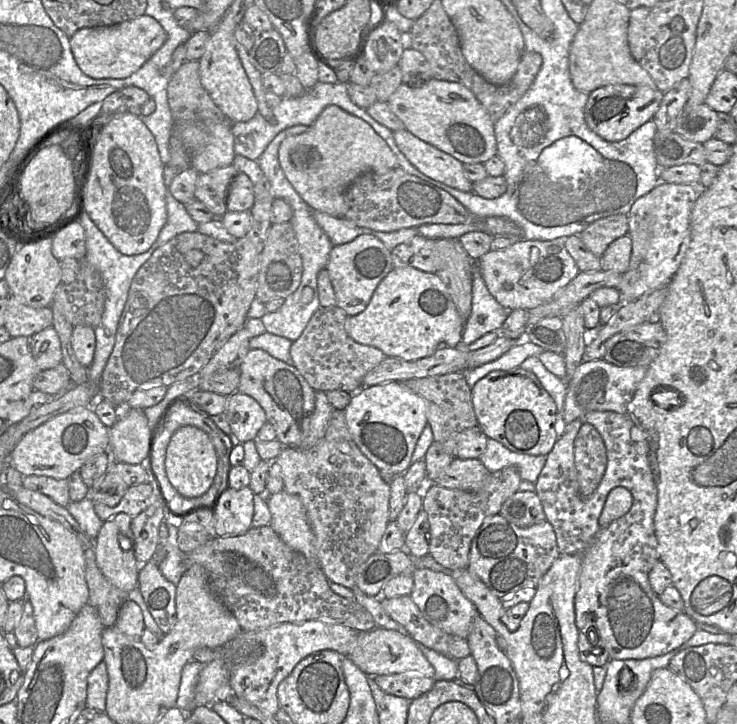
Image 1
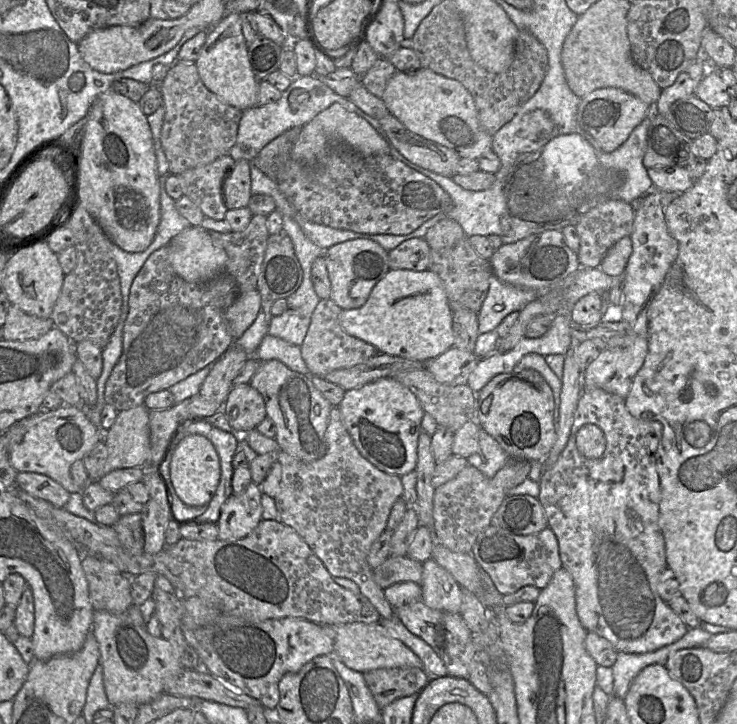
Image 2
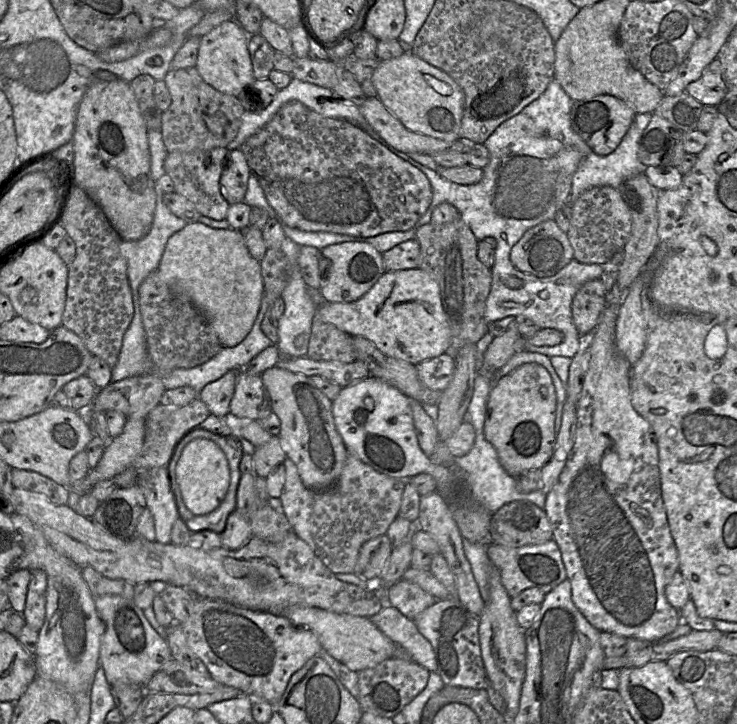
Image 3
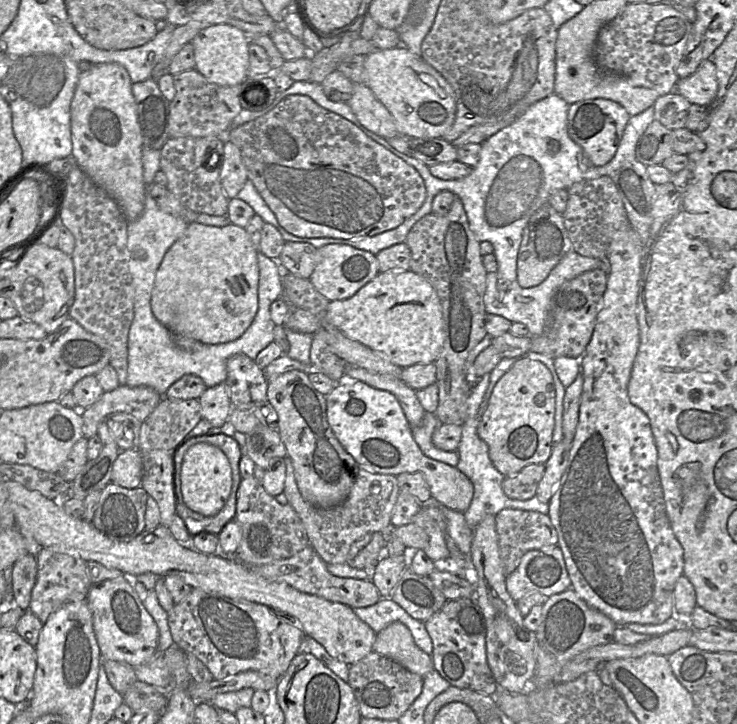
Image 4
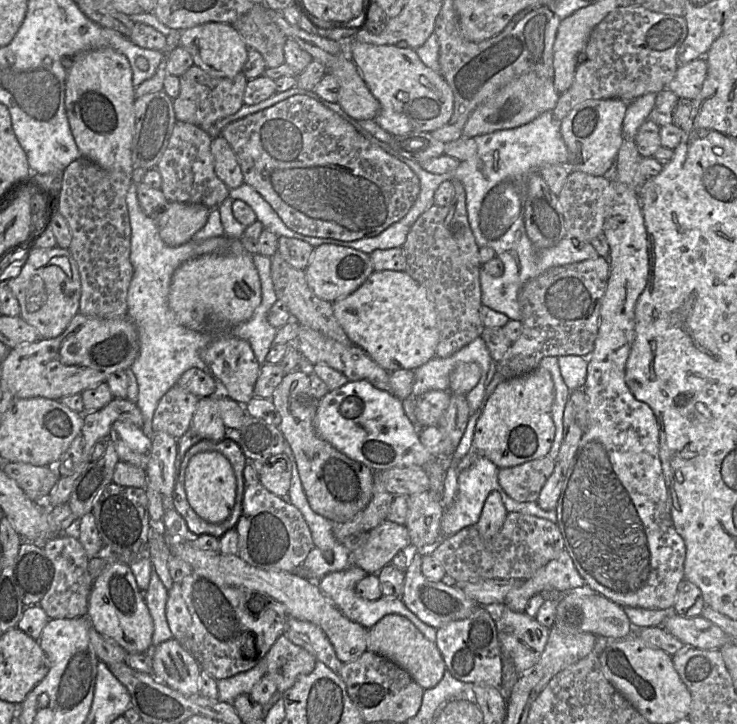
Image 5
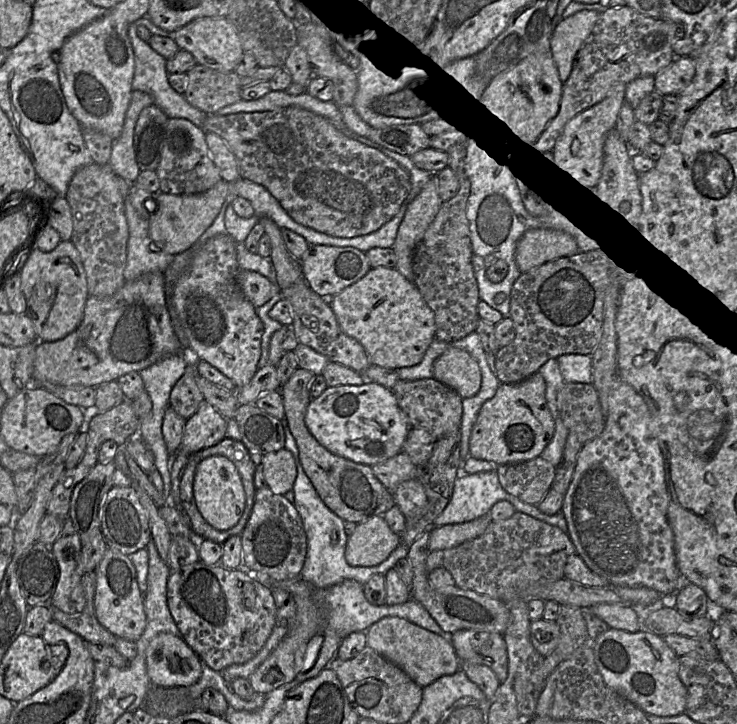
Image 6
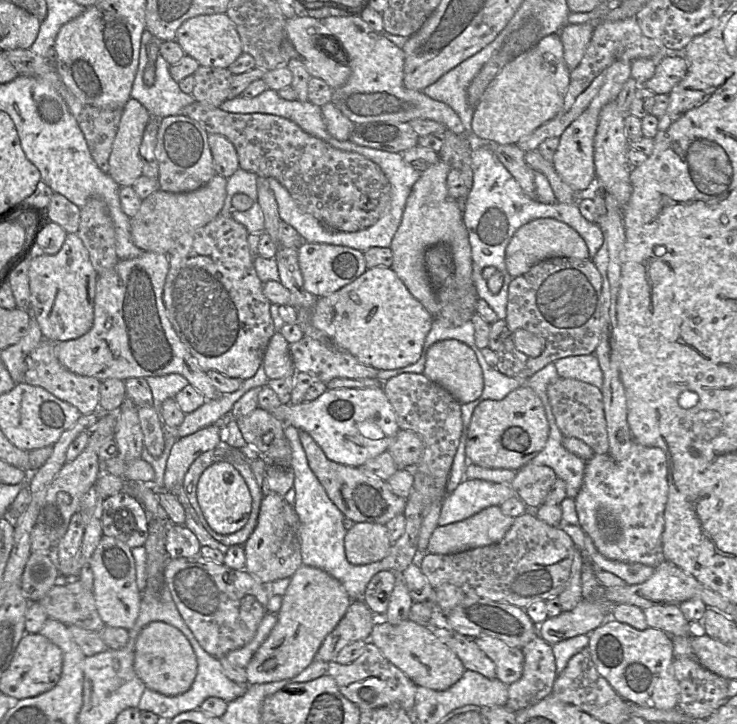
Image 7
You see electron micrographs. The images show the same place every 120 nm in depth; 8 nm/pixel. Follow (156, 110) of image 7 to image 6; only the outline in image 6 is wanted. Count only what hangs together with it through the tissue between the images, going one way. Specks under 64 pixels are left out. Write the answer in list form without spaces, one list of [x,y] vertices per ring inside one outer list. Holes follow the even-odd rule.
[[[136,21],[131,23],[128,27],[128,36],[135,58],[132,89],[134,91],[140,90],[150,94],[154,99],[154,104],[157,105],[168,118],[185,118],[196,126],[202,127],[207,114],[190,105],[184,95],[179,94],[171,87],[168,81],[169,73],[166,70],[167,59],[153,50],[148,43],[139,38],[137,35],[137,27]]]

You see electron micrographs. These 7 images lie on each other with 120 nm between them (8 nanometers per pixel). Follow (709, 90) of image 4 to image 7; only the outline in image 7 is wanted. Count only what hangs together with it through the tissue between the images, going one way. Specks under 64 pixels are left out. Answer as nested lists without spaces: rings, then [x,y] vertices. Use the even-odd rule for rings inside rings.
[[[665,56],[656,65],[655,73],[643,85],[655,94],[669,94],[685,77],[688,64],[685,57]]]

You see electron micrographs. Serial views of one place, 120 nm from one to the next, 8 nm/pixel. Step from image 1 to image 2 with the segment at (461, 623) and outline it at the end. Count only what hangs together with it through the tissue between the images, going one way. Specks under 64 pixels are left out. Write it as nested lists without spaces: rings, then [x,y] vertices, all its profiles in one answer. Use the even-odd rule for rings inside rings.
[[[433,559],[422,563],[421,601],[431,609],[460,613],[462,589],[453,576]]]

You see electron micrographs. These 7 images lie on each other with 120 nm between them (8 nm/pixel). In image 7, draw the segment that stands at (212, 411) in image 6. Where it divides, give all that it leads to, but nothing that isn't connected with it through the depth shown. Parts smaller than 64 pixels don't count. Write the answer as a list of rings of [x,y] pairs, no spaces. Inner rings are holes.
[[[217,424],[179,438],[173,445],[164,474],[164,490],[176,495],[184,477],[197,457],[223,441],[223,428]]]

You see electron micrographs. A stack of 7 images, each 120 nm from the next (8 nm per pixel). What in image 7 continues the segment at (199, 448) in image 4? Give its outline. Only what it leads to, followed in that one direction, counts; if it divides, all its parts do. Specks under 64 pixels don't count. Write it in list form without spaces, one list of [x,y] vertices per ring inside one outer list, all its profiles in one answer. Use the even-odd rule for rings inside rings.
[[[227,462],[214,463],[202,473],[197,485],[197,500],[209,526],[221,535],[239,531],[251,513],[252,497],[249,488],[241,474]]]

